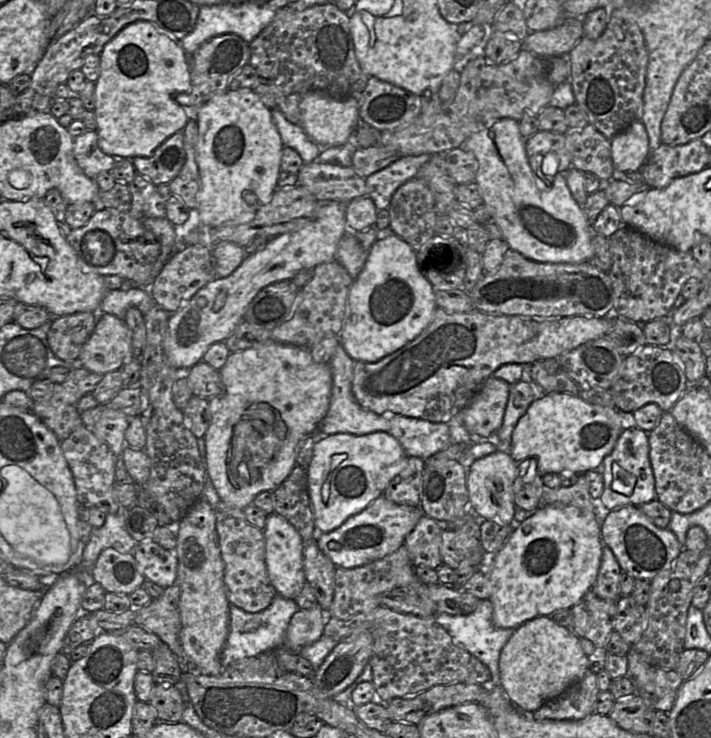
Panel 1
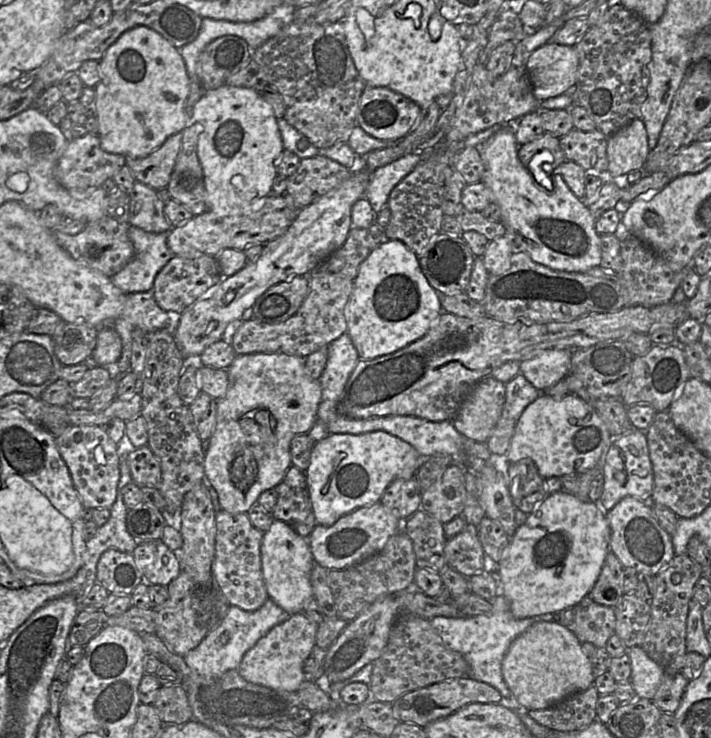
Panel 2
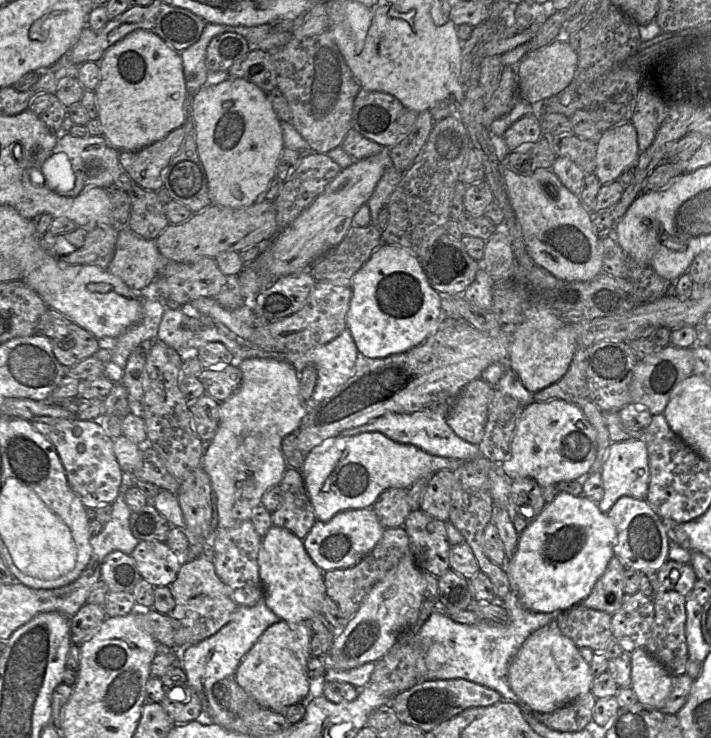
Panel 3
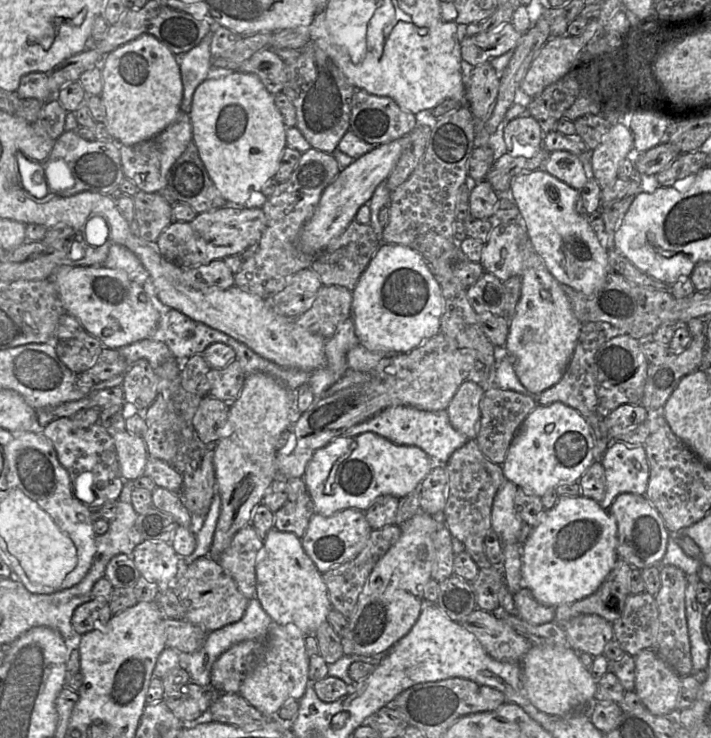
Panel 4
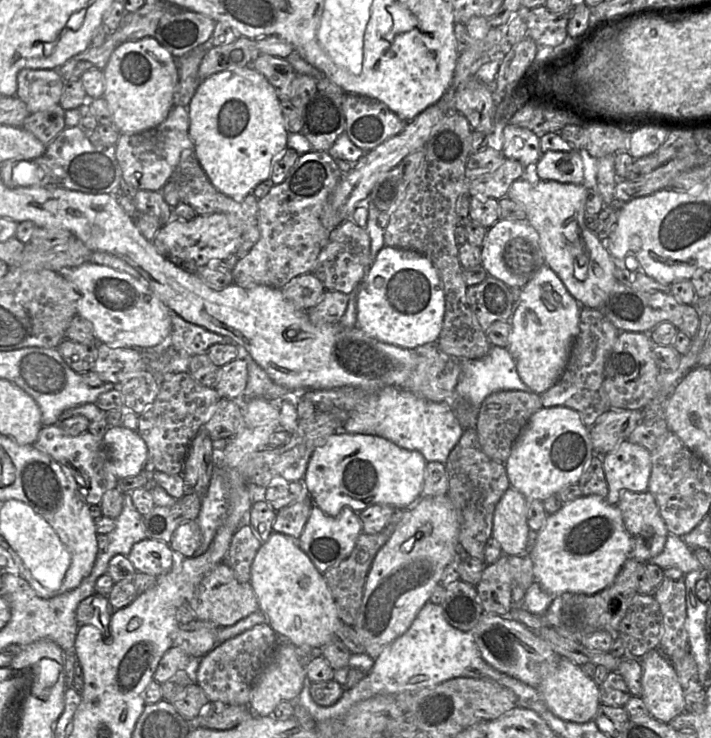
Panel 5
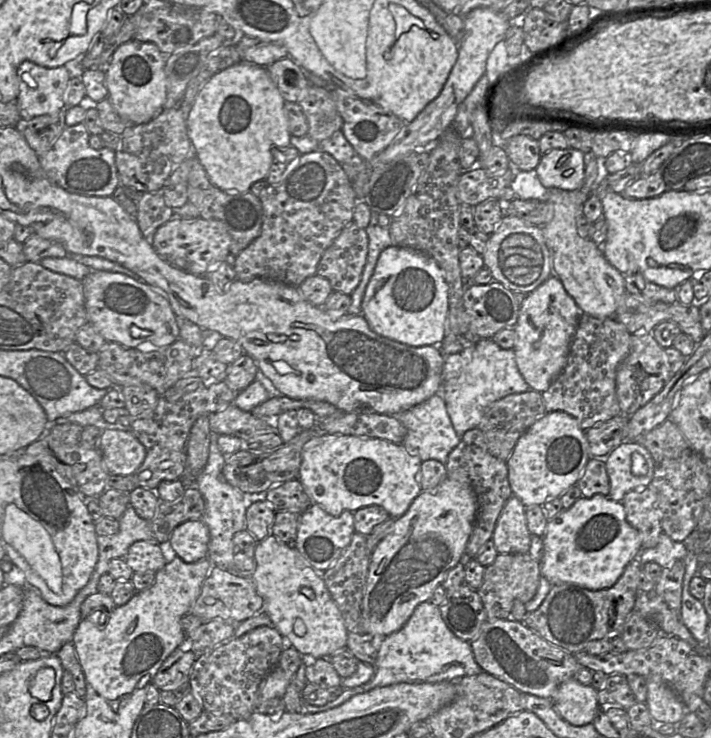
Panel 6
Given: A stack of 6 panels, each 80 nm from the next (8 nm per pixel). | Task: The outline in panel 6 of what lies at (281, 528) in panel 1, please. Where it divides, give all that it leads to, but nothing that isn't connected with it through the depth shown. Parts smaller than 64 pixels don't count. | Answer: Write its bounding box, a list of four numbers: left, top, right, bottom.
[251,534,348,659]

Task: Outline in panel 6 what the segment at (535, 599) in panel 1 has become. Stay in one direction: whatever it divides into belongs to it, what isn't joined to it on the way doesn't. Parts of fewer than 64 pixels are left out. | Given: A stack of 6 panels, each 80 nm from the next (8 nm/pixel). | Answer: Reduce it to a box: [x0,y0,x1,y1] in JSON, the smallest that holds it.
[540,494,642,591]

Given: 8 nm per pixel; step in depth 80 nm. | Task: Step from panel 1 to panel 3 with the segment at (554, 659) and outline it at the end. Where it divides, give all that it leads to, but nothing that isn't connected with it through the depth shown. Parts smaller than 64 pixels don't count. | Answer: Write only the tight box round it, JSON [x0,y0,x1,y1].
[508,622,594,713]

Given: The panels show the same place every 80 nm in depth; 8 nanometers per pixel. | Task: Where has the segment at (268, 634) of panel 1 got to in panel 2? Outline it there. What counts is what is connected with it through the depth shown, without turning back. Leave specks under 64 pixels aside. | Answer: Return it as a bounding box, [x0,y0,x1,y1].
[183,598,290,679]

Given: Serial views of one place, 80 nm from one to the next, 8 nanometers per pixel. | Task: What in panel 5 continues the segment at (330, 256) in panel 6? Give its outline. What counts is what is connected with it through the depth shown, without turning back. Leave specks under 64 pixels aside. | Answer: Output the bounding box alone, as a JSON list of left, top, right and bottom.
[313,219,371,295]

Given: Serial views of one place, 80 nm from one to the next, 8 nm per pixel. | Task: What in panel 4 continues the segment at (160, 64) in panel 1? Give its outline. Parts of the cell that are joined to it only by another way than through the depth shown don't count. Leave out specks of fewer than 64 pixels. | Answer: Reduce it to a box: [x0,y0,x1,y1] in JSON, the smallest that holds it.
[100,34,183,146]

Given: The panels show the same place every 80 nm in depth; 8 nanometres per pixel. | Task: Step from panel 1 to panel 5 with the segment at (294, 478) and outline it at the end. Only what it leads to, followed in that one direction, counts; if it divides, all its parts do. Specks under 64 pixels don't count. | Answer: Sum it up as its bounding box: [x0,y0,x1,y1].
[273,496,314,540]

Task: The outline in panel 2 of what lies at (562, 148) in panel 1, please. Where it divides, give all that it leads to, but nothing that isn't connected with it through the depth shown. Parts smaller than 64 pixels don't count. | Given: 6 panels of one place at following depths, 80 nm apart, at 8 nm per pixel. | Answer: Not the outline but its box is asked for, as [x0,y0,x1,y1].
[518,133,567,175]

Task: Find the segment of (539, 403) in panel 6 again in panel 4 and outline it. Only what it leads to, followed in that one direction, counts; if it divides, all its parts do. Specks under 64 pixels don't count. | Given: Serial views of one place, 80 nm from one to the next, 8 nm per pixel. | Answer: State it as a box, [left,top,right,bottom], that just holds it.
[476,388,537,465]

